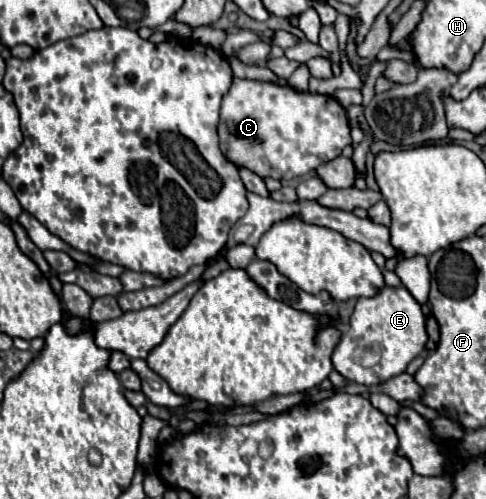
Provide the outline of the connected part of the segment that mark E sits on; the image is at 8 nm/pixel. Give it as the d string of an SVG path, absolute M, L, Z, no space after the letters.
M385 286L373 298L359 298L351 314L351 326L333 352L333 366L347 380L375 386L405 372L407 364L423 352L427 344L425 316L419 302L405 286Z

